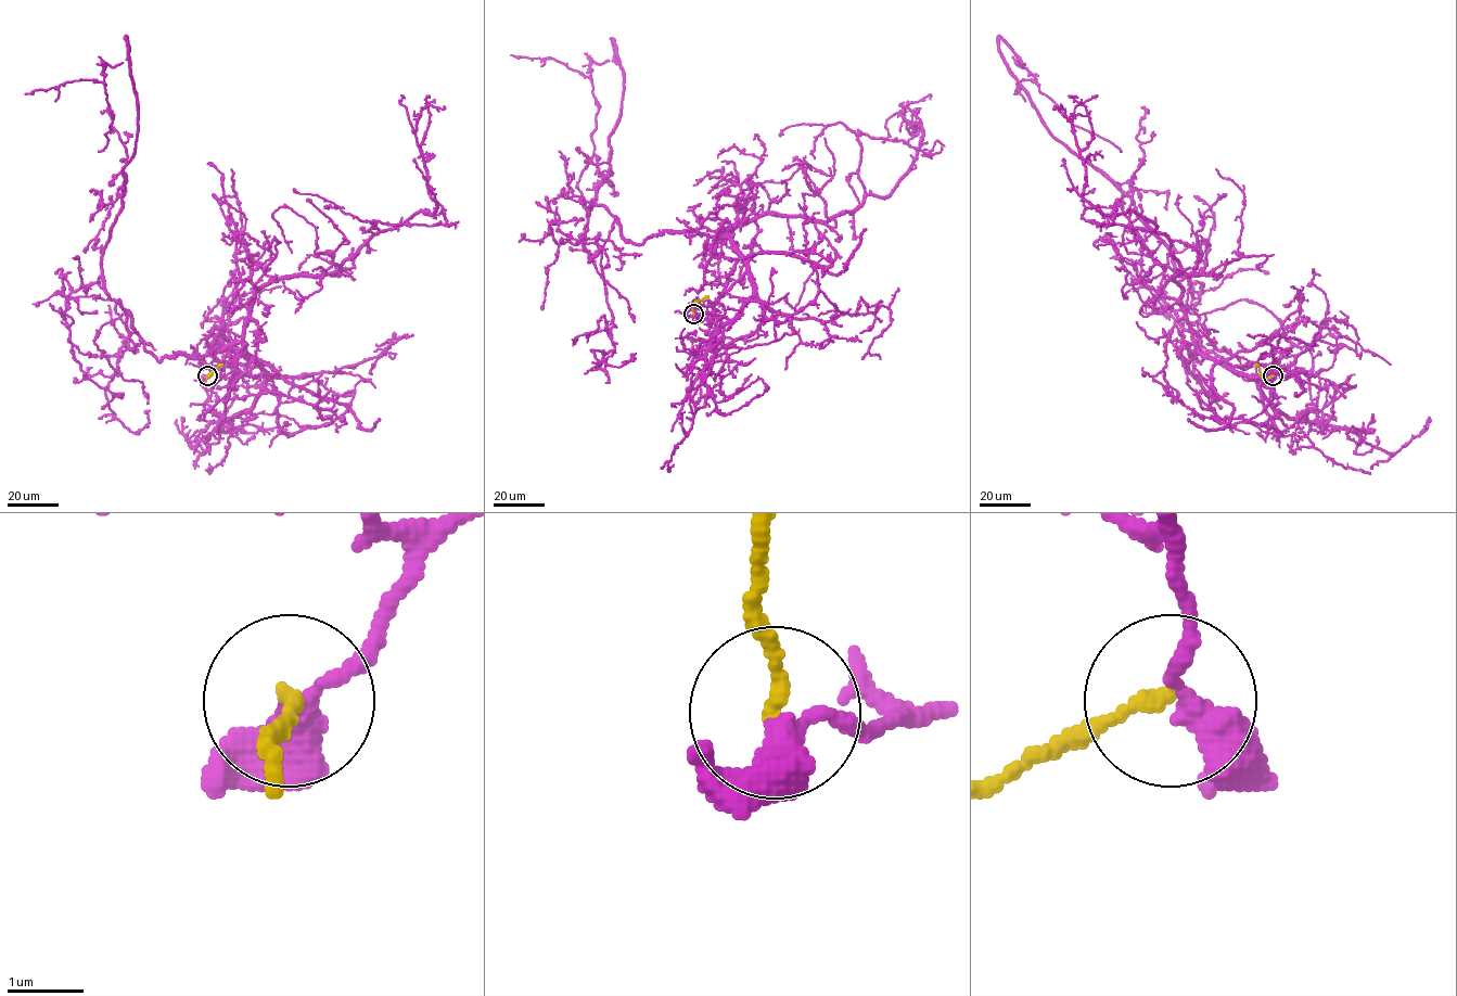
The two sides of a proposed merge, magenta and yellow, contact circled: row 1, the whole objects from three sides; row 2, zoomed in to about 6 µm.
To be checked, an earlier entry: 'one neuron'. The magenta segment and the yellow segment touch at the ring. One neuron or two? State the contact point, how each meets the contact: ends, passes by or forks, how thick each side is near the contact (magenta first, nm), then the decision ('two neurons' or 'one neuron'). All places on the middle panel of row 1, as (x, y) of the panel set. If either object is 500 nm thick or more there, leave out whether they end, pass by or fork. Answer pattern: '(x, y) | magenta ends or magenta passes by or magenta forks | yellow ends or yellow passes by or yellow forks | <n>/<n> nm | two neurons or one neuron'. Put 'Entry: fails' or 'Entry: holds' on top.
Entry: fails
(693, 314) | magenta passes by | yellow ends | 360/190 nm | two neurons

